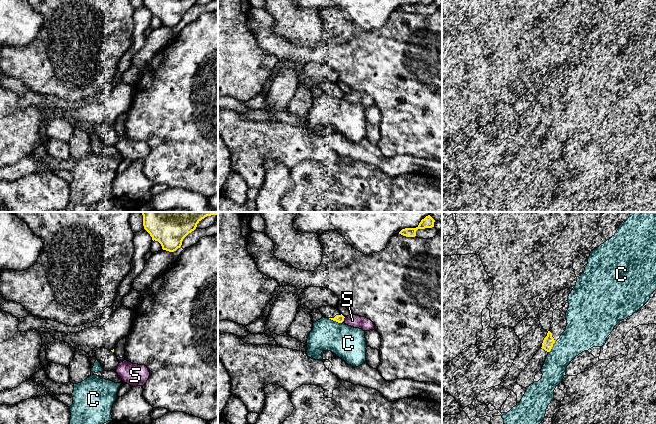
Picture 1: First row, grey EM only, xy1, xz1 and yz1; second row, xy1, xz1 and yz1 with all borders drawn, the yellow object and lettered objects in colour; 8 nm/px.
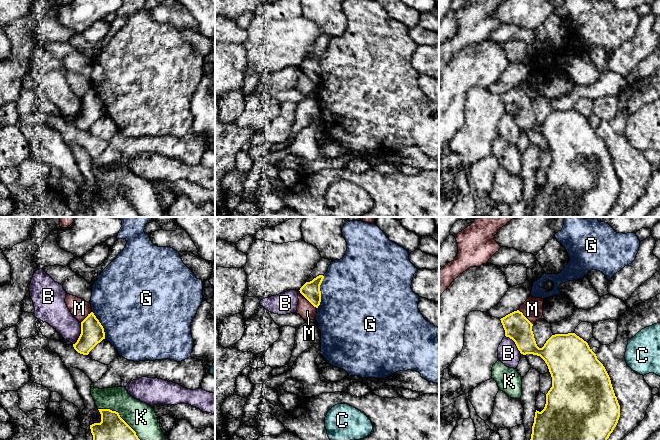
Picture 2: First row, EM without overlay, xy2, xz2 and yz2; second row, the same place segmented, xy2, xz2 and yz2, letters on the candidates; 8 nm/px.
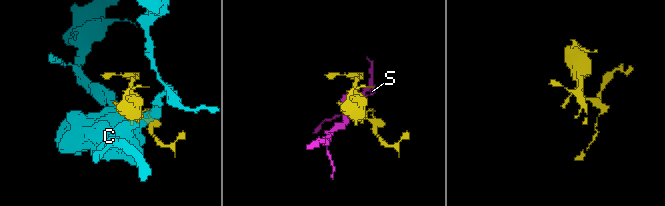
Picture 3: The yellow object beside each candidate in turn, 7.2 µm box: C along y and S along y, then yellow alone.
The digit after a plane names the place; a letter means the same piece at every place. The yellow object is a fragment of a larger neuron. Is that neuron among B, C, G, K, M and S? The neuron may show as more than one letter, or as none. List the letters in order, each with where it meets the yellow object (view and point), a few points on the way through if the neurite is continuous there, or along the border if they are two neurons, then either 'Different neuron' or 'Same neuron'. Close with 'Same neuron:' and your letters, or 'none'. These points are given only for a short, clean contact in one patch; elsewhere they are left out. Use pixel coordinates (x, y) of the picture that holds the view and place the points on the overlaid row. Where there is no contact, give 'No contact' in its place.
B: Touches yellow at xy2 (80, 334). Different neuron
C: Touches yellow at xz1 (335, 320). Different neuron
G: Touches yellow at xz2 (320, 292). Different neuron
K: Touches yellow at xy2 (119, 416). Different neuron
M: Touches yellow at xz2 (307, 299). Boundary: xz2 (299, 290), (316, 308). Different neuron
S: Touches yellow at xz1 (343, 319). Different neuron
Same neuron: none

